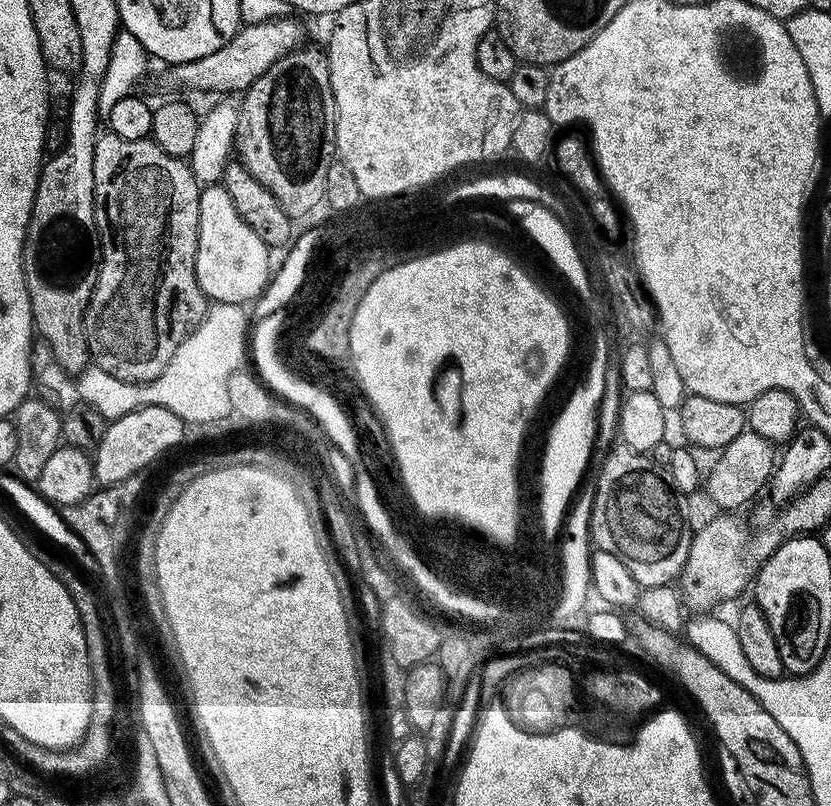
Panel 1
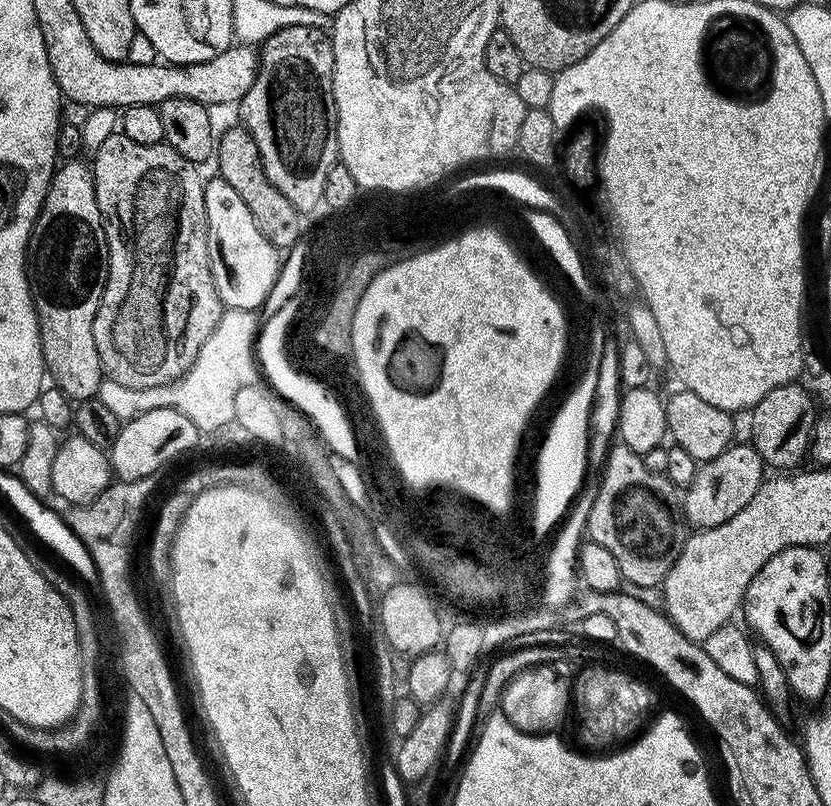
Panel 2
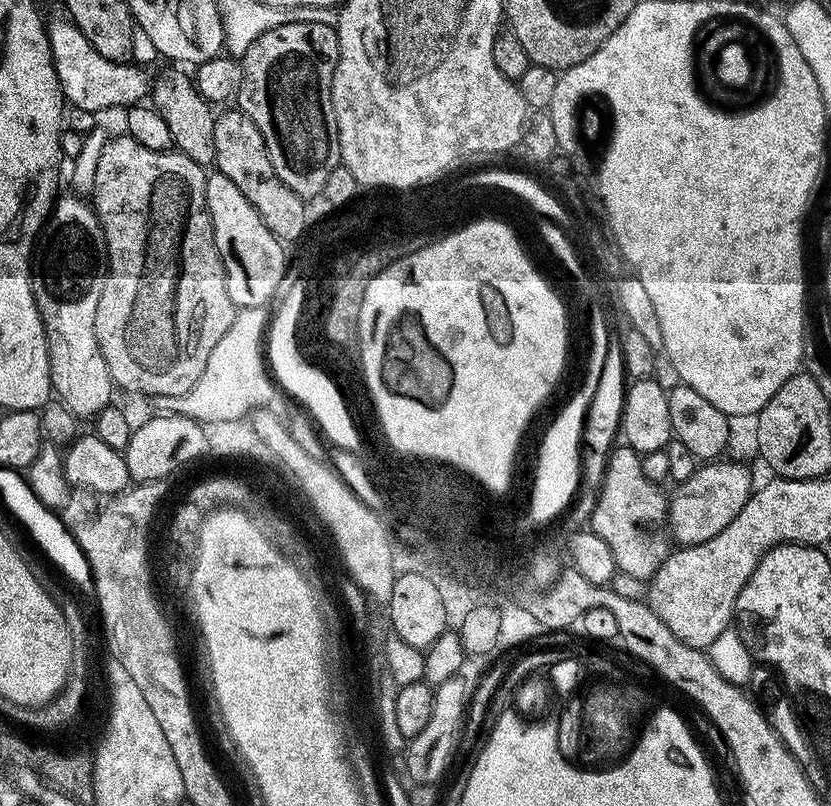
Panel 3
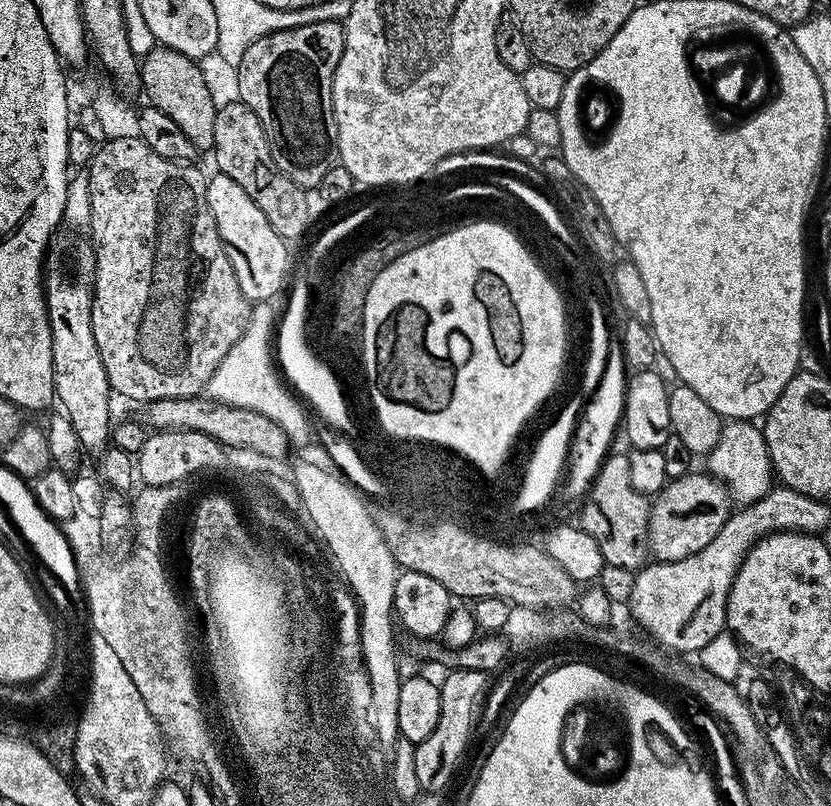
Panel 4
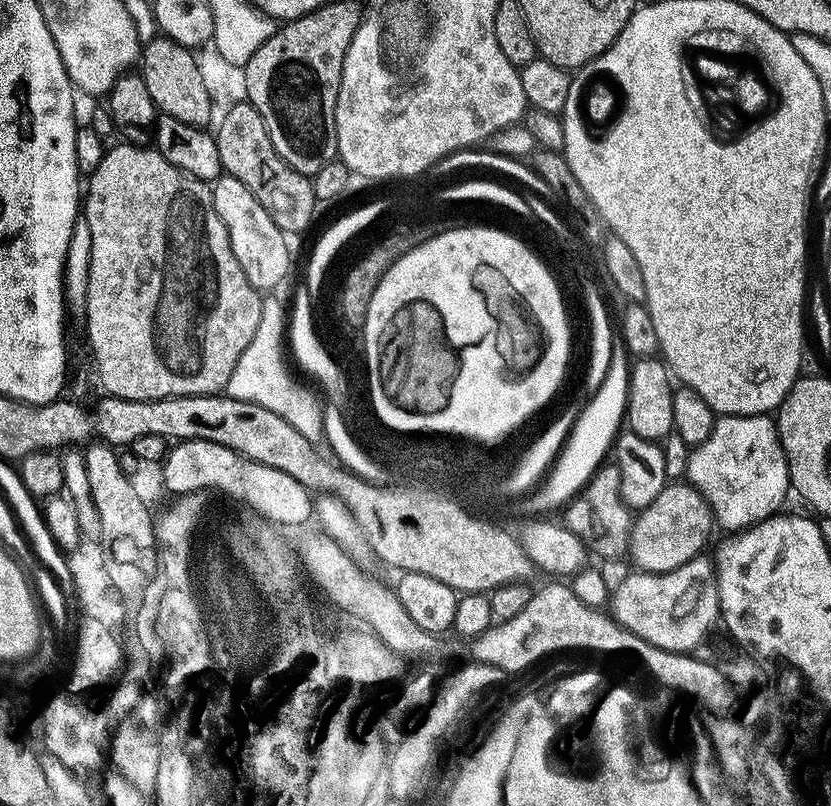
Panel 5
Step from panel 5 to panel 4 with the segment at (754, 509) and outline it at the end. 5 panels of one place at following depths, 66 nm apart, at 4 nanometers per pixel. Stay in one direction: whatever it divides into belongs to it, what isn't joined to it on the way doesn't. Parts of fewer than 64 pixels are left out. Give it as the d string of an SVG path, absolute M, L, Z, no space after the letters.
M746 420L725 423L722 438L718 438L718 446L708 453L706 463L707 471L727 487L729 497L737 505L753 504L773 487L772 459L766 450L763 431L755 423Z

